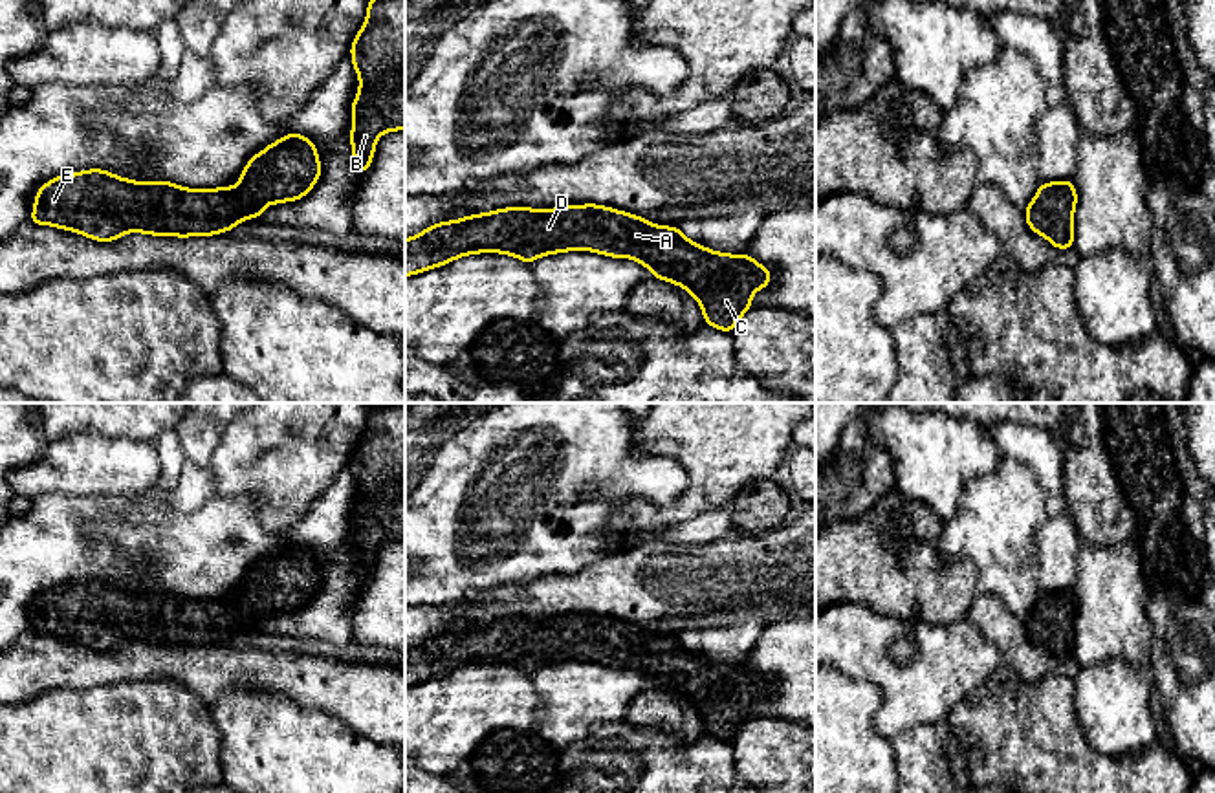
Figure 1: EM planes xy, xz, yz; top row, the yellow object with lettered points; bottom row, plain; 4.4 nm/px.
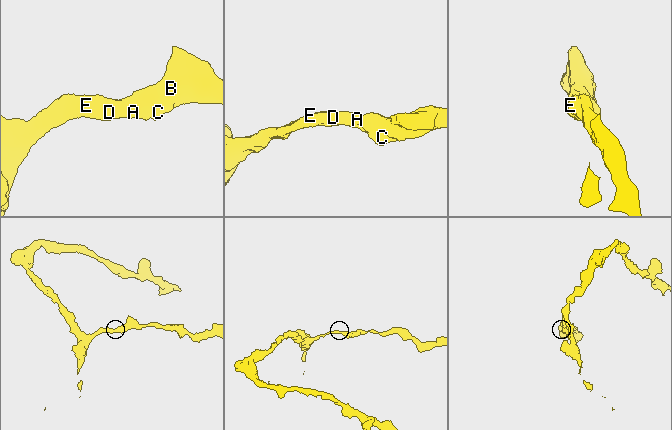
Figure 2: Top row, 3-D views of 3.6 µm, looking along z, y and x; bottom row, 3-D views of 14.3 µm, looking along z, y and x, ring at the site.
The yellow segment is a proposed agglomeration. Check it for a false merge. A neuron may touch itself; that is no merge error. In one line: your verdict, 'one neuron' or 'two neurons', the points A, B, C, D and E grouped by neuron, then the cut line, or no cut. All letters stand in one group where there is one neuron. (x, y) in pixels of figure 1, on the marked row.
one neuron; A B C D E; no cut

